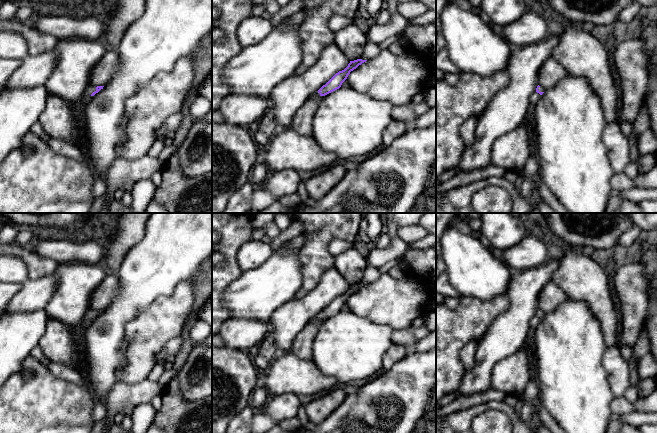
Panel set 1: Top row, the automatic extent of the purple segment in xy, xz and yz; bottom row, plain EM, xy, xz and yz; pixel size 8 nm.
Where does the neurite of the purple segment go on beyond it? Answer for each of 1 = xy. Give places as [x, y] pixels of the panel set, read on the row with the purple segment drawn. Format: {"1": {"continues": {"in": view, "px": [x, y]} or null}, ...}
{"1": {"continues": {"in": "xy", "px": [90, 89]}}}

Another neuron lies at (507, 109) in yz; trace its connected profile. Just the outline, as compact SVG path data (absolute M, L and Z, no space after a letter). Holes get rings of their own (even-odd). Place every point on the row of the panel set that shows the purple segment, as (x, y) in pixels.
M558 34L548 35L539 42L518 47L511 52L506 67L509 84L493 96L478 119L474 143L465 148L457 165L460 172L490 165L494 141L523 124L530 97L539 85L539 70L552 57L558 42Z

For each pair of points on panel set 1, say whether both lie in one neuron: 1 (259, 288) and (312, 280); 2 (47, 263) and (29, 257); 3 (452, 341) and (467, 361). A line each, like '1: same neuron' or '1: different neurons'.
1: different neurons
2: same neuron
3: different neurons

